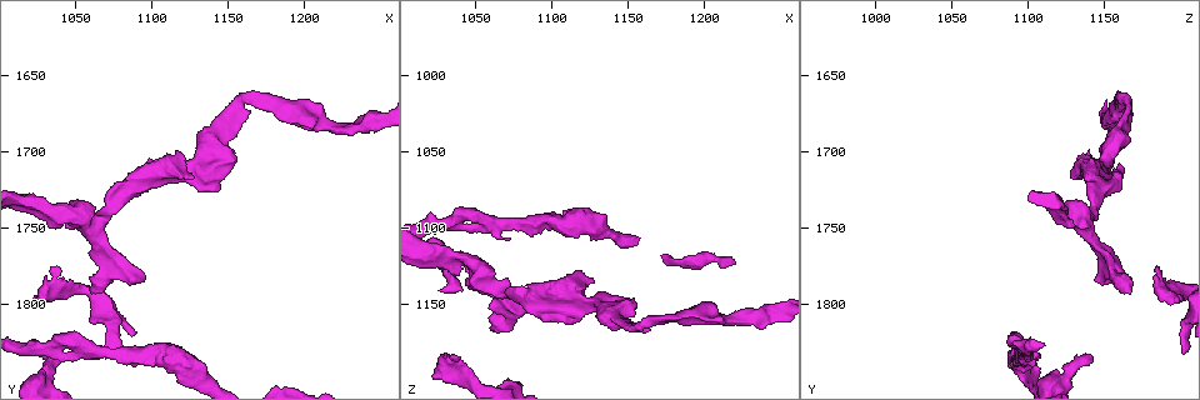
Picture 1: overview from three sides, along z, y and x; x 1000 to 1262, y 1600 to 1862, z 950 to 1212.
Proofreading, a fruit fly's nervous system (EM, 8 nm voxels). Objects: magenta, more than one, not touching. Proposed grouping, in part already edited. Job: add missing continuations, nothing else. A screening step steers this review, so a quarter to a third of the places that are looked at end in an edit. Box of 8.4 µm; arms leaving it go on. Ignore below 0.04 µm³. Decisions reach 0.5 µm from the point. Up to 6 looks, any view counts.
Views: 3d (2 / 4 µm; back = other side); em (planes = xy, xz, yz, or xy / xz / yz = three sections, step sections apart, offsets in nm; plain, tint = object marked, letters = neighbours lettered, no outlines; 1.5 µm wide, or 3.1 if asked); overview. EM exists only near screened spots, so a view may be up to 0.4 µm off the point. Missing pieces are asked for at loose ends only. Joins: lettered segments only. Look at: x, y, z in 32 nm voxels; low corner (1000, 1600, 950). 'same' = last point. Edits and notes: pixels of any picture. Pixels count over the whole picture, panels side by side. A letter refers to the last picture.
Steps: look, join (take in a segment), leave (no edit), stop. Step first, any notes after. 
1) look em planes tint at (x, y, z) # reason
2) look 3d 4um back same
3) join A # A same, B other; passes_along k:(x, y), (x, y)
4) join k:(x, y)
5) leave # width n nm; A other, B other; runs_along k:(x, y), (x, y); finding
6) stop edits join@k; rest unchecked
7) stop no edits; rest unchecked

look em xz step 4 letters at (1032, 1782, 1184) # branch stops here

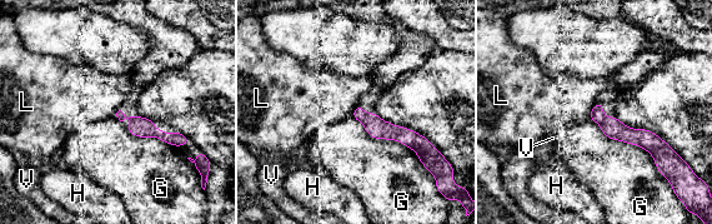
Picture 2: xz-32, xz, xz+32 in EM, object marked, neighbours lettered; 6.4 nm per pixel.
look em planes letters same # cut it another way

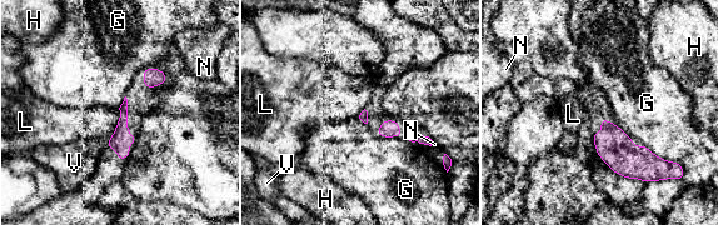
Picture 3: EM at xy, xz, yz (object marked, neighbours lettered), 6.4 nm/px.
leave # G other, H other, L other, N other, V other; border 3:(374, 133), (382, 136), (398, 138); no lettered segment goes on from it

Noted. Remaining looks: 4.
look em planes letters at (1096, 1784, 1152) # branch stops here

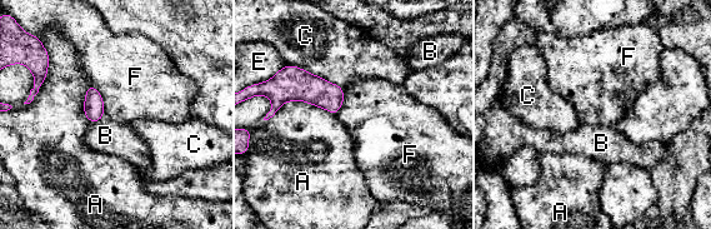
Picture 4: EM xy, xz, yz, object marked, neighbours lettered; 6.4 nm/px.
leave # longest_contact A 400 nm; A other, B other, C other, E other, F other; border 4:(286, 64), (301, 66), (341, 88); no lettered segment goes on from it

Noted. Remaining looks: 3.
look 3d 2um at (1072, 1834, 1108) # free end

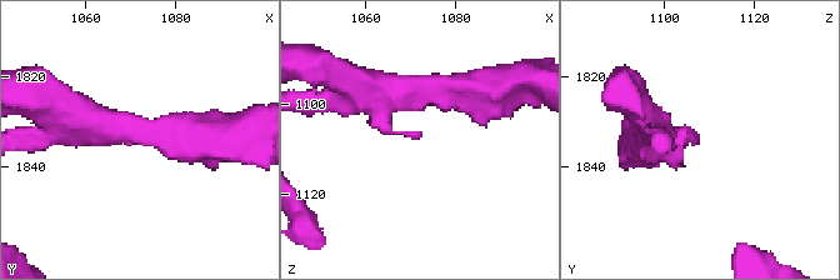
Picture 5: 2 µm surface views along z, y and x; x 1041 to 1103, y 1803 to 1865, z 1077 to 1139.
look em planes letters at (1072, 1834, 1106) # arm_widths 240, 280 nm; shape alone is not enough

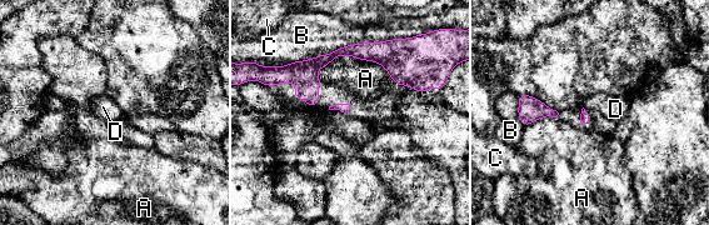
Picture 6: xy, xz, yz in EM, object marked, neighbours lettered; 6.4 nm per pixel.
leave # A other, B other, C other, D other; border 6:(316, 70), (355, 56), (399, 85); no lettered segment goes on from it

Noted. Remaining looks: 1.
stop no edits; rest unchecked

